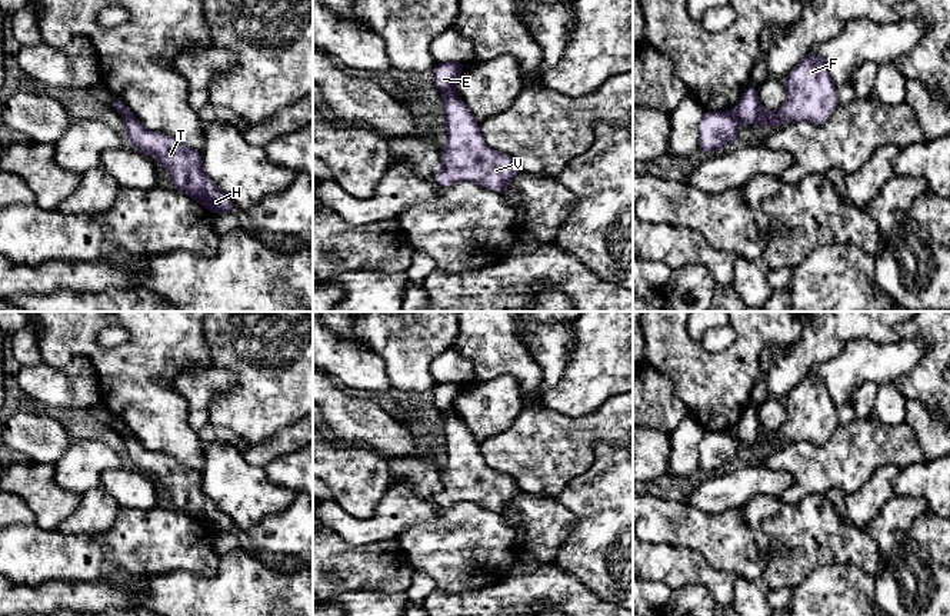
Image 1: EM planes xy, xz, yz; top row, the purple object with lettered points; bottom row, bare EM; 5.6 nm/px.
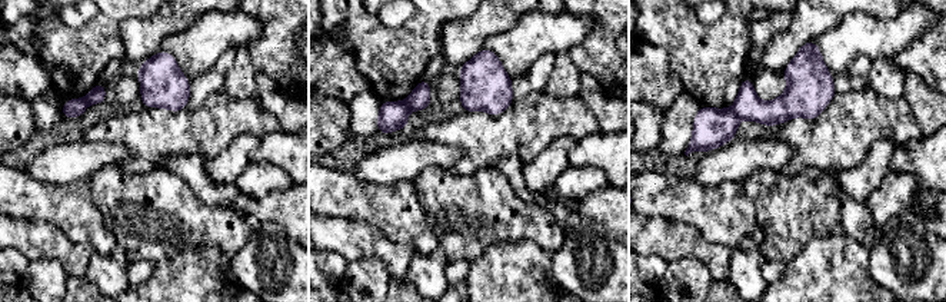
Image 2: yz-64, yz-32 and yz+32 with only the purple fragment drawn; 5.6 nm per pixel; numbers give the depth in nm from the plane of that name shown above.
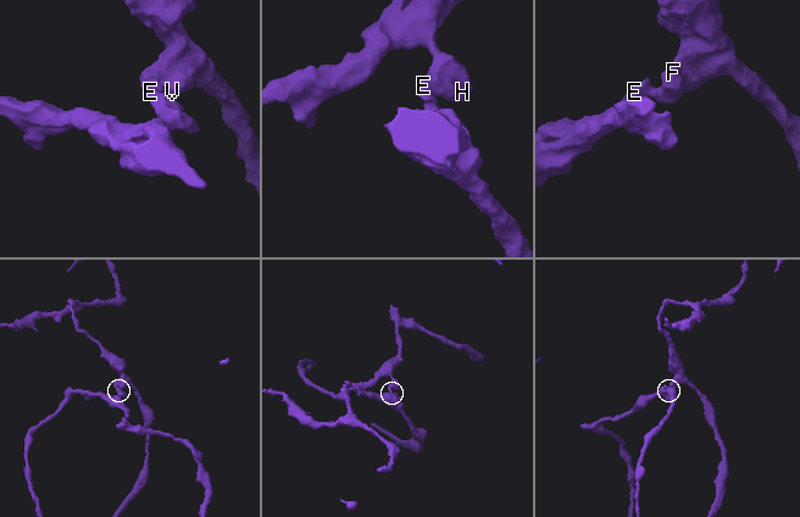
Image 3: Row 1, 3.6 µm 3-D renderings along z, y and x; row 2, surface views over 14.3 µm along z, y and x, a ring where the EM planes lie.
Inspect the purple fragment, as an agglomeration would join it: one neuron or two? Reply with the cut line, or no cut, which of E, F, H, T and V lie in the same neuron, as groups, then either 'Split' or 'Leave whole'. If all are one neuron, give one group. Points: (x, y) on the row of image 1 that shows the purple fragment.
Split along xz (444, 93), (454, 96). Groups: E H T / F V. Split

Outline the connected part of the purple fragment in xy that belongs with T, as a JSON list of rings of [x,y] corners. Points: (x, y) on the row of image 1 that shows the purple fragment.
[[[134,116],[124,117],[126,141],[157,159],[170,173],[174,189],[201,203],[213,214],[236,212],[230,196],[203,172],[201,151],[187,147],[173,137],[146,129]]]

